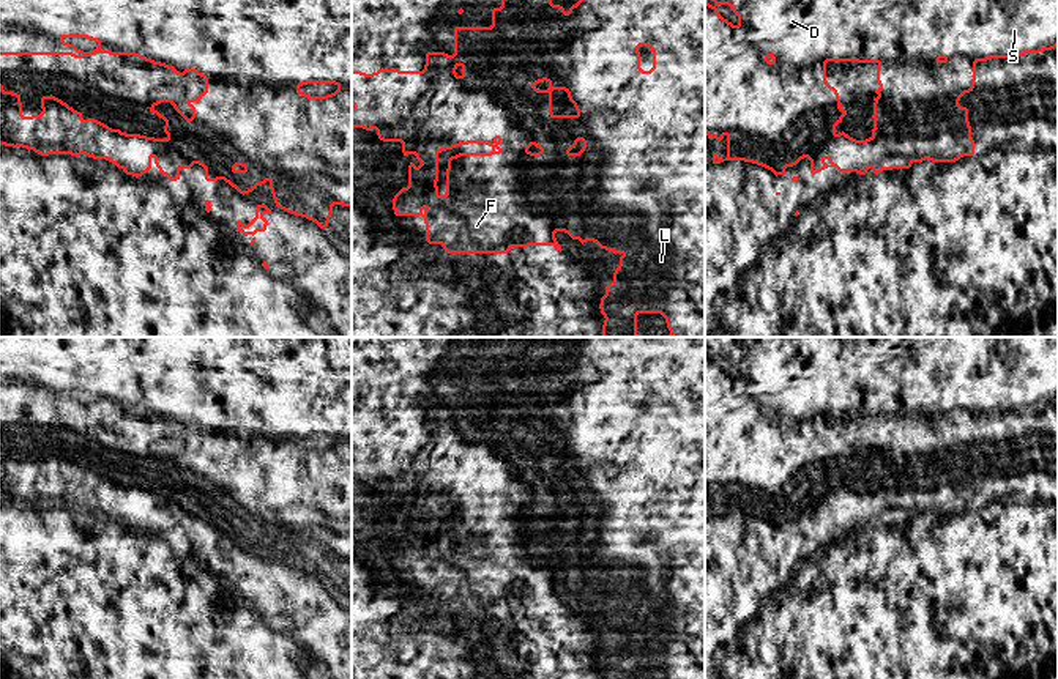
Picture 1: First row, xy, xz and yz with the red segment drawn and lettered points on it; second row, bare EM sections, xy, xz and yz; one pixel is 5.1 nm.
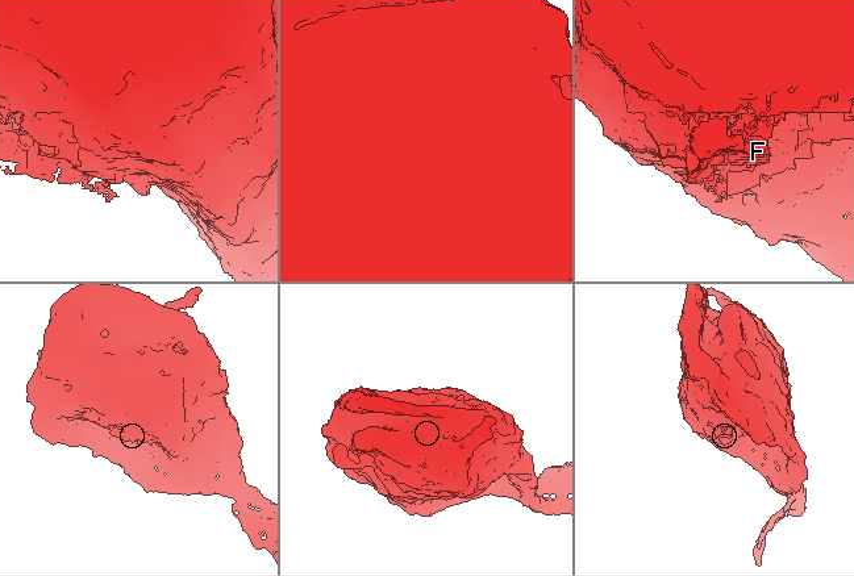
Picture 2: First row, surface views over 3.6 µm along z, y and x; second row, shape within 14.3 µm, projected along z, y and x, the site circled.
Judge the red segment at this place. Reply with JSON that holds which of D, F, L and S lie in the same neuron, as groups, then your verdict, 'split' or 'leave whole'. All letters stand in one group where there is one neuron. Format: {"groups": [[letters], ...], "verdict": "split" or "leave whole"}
{"groups": [["D", "L", "S"], ["F"]], "verdict": "split"}

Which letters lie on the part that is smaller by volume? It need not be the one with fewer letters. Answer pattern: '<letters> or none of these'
F

